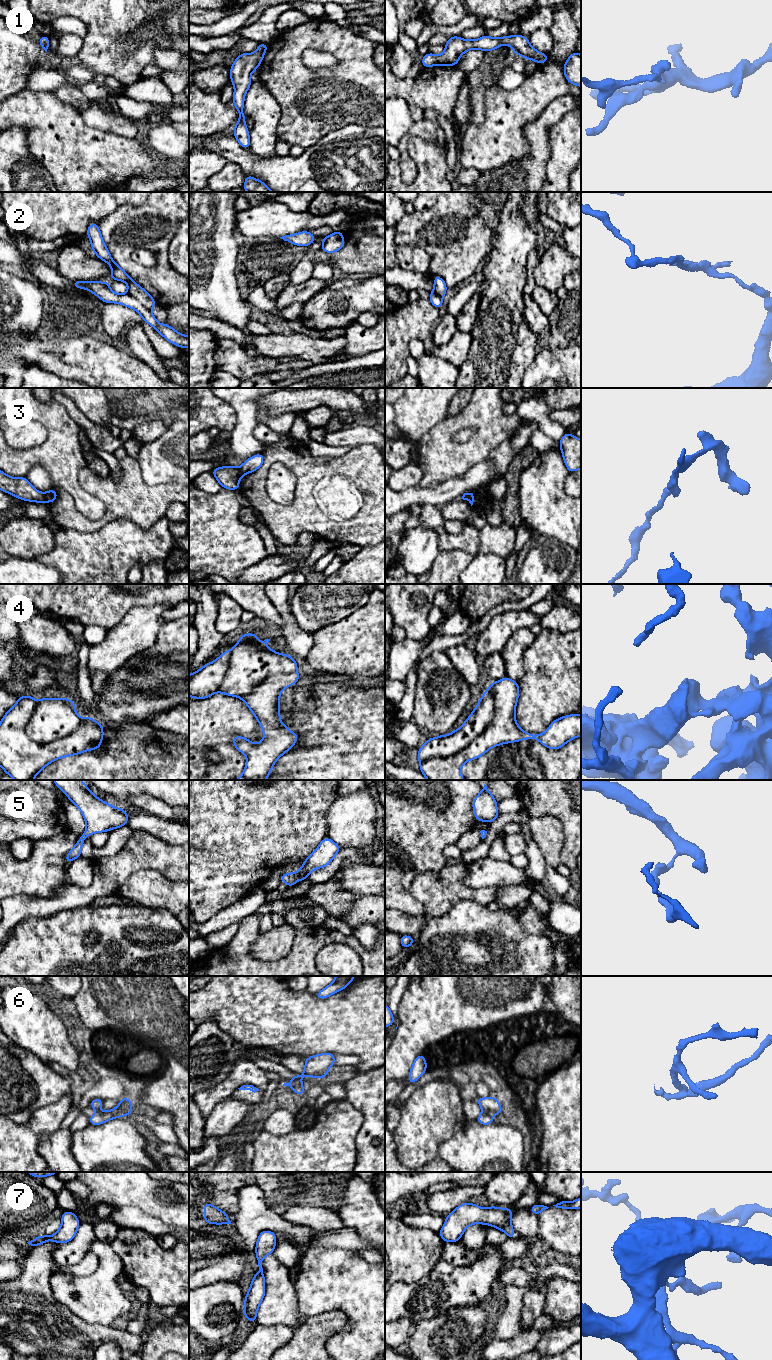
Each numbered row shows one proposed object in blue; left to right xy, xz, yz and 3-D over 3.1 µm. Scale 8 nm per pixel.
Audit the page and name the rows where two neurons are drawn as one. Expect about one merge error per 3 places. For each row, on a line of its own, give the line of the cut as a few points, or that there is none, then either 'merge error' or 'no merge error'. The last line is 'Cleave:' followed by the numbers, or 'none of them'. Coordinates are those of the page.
1: cut none; no merge error
2: cut xy (127, 292), (149, 310); merge error
3: cut xy (44, 493), (47, 501); merge error
4: cut none; no merge error
5: cut none; no merge error
6: cut yz (483, 1110), (488, 1113); merge error
7: cut none; no merge error
Cleave: 2, 3, 6

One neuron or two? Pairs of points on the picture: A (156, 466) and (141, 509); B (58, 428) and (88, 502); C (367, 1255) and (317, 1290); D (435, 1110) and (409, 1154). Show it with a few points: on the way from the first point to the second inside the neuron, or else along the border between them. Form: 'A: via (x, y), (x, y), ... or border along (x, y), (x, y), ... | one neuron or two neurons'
A: border along (138, 464), (146, 483), (173, 482) | two neurons
B: via (62, 446), (64, 475), (71, 484) | one neuron
C: border along (356, 1252), (362, 1258), (374, 1264) | two neurons
D: via (426, 1121), (417, 1136), (417, 1143) | one neuron

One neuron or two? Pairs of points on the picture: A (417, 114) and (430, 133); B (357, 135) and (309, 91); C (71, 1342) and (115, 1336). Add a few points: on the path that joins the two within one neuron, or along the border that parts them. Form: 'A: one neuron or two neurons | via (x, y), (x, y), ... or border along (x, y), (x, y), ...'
A: two neurons | border along (424, 117), (414, 122)
B: two neurons | border along (371, 125), (347, 124), (330, 130), (325, 134)
C: one neuron | via (82, 1339), (90, 1336), (104, 1336)

